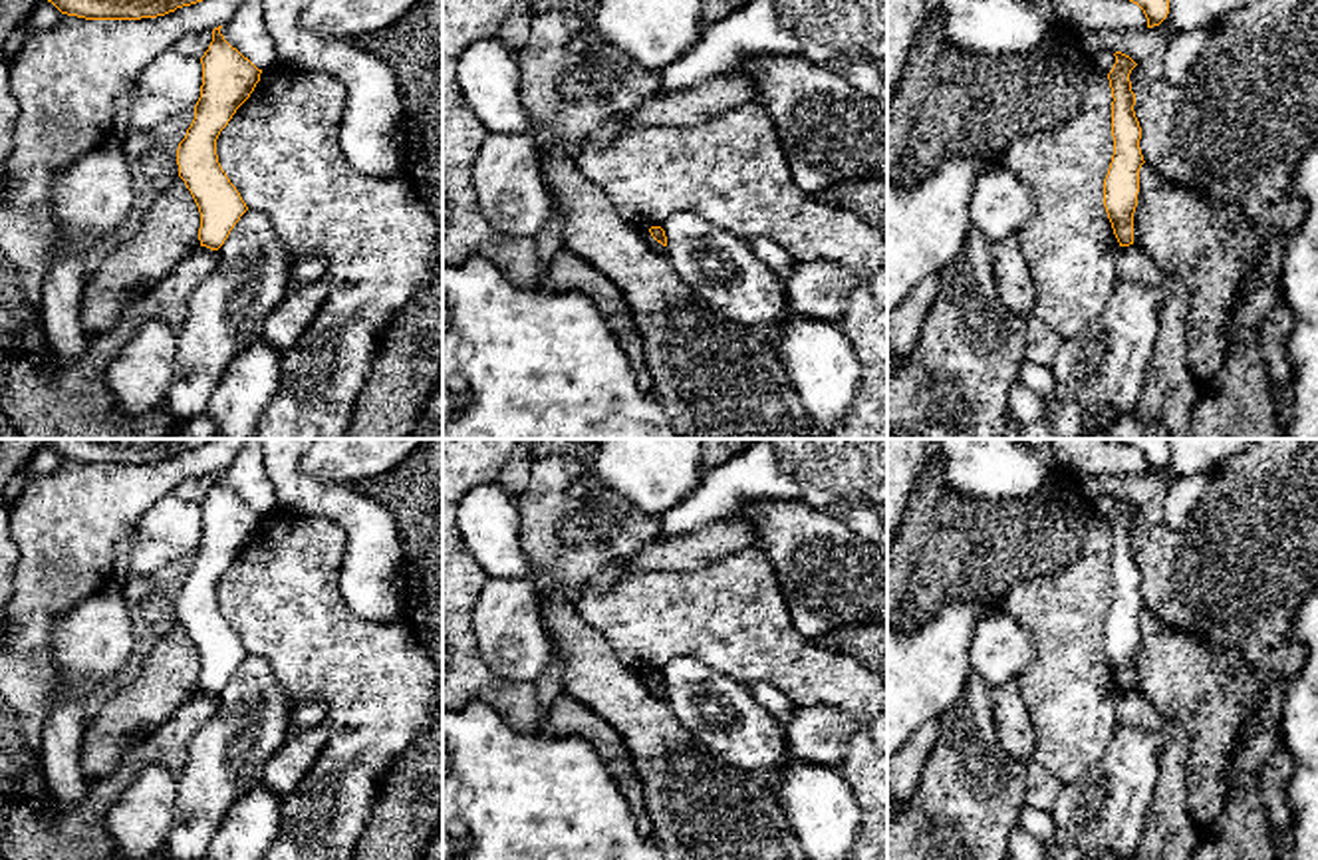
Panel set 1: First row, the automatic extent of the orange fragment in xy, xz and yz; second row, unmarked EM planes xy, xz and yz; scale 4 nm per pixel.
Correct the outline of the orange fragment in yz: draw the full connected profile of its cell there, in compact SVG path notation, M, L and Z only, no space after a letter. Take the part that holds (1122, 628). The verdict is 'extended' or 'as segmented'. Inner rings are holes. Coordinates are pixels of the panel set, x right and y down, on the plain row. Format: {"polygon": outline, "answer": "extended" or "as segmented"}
{"polygon": "M1116 497L1116 508L1108 518L1112 532L1112 582L1114 600L1104 624L1104 651L1120 691L1133 689L1133 657L1139 638L1139 614L1145 608L1139 584L1141 572L1135 562L1135 538L1129 518L1137 510L1129 501Z", "answer": "as segmented"}

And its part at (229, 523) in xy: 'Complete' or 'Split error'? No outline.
Complete

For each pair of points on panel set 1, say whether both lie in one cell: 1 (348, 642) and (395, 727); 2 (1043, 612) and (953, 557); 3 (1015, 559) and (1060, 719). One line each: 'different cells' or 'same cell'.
1: same cell
2: different cells
3: different cells

